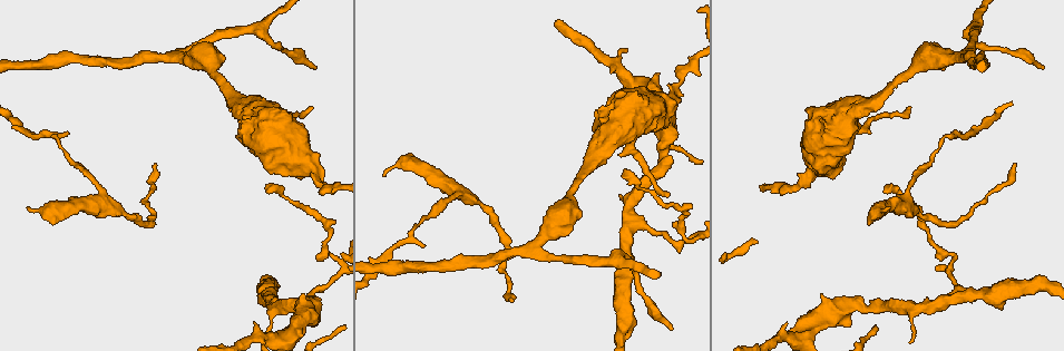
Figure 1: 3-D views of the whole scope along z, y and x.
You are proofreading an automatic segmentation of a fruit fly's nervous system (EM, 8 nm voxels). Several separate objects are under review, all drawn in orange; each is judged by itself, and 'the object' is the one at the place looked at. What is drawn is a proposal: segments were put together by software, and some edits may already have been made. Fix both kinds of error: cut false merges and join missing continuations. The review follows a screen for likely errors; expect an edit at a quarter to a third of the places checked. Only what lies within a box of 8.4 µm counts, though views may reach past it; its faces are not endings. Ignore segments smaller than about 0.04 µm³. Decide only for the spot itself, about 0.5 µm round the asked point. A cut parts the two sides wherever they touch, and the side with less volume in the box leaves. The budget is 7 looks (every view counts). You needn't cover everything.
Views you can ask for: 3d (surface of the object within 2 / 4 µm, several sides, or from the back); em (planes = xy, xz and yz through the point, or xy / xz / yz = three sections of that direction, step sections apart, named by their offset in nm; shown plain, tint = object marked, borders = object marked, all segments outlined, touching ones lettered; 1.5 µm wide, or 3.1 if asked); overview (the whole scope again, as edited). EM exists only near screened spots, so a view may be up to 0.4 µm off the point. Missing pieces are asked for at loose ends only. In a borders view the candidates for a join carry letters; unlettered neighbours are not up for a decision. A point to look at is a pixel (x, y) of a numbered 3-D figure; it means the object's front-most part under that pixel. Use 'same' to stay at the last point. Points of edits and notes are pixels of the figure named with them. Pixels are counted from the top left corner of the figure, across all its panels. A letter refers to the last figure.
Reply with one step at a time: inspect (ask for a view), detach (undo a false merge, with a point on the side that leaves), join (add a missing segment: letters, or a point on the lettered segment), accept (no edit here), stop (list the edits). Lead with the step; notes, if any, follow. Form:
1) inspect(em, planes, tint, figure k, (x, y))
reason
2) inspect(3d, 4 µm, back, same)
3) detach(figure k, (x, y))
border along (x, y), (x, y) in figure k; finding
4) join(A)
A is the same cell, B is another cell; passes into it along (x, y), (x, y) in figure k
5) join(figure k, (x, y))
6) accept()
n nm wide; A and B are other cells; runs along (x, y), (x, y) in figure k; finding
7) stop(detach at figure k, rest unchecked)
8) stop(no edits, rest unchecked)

inspect(3d, 4 µm, figure 1, (1042, 67))
thin end

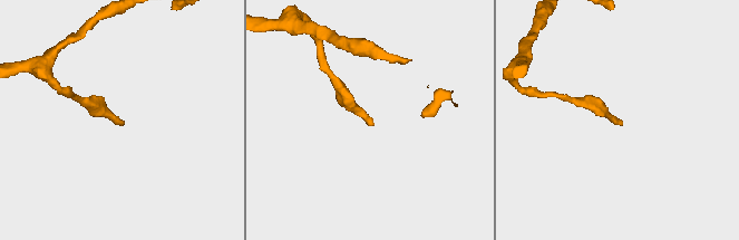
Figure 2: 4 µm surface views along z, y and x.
inspect(em, planes, borders, figure 2, (119, 124))

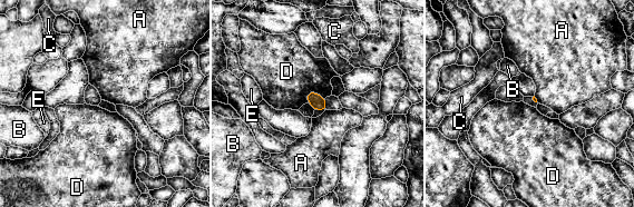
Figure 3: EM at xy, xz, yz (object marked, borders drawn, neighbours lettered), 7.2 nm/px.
accept()
A, B, C, D and E are other cells; border along (305, 95), (314, 91), (324, 98) in figure 3; none of them fits

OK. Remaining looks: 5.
inspect(em, planes, plain, figure 1, (181, 56))
small branch off a trunk

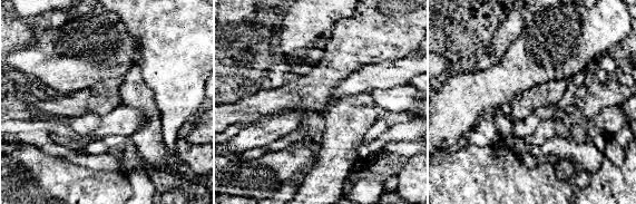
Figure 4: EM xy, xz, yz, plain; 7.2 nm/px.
inspect(em, planes, borders, same)
what lies round it

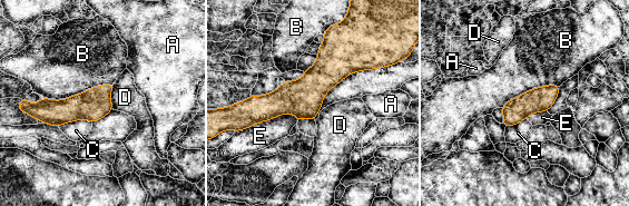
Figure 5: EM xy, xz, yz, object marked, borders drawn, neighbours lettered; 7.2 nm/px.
accept()
170 nm wide; A, B, C, D and E are other cells; border along (114, 84), (110, 90), (111, 108) in figure 5; all the same cell

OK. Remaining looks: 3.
inspect(em, xz, step 8, borders, figure 1, (1016, 164))
end of a long branch

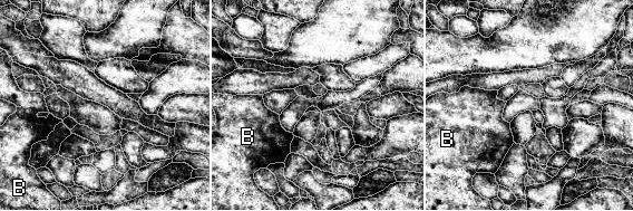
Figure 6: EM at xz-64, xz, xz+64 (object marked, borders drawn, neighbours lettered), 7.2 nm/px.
inspect(em, planes, borders, same)
cut it another way

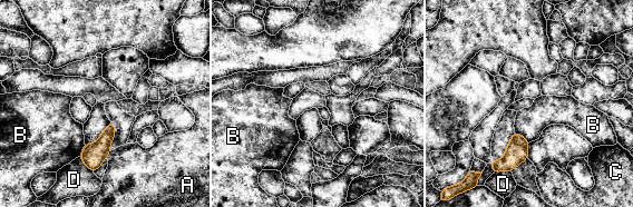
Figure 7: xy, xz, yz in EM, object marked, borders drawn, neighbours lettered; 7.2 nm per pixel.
accept()
D touches over 150 nm; A, B, C and D are other cells; no lettered segment goes on from it

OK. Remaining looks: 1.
stop(no edits, rest unchecked)

